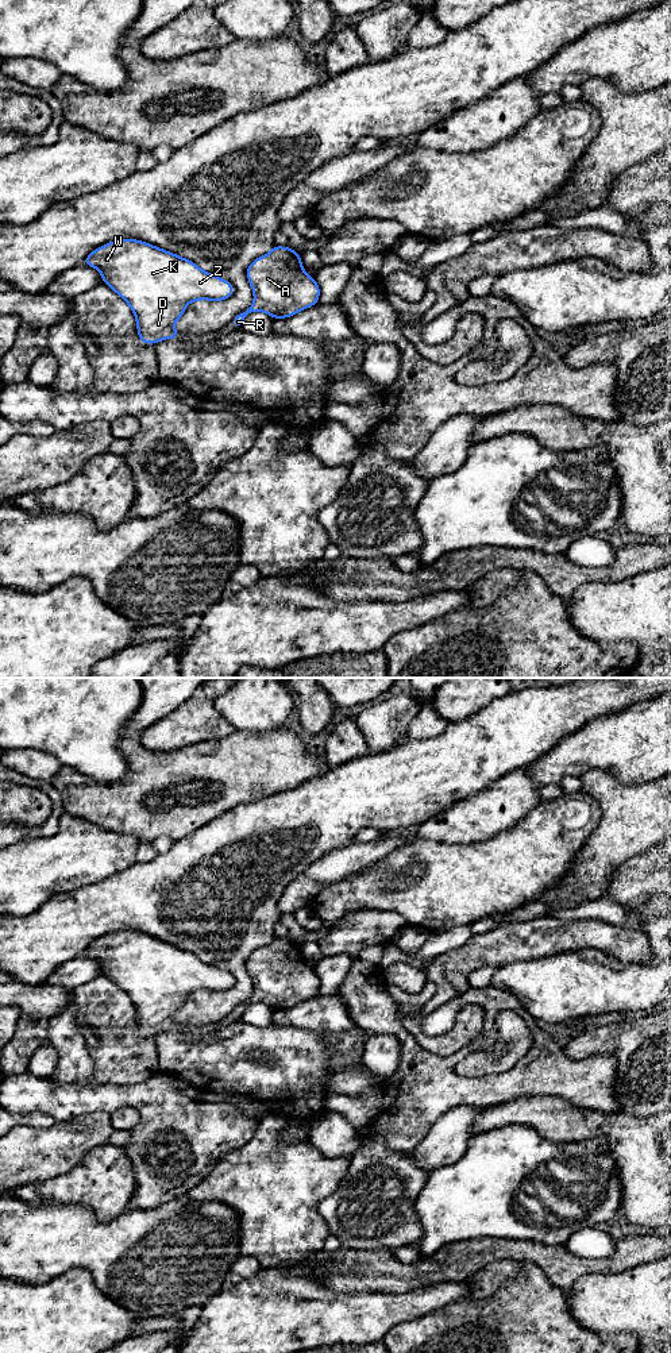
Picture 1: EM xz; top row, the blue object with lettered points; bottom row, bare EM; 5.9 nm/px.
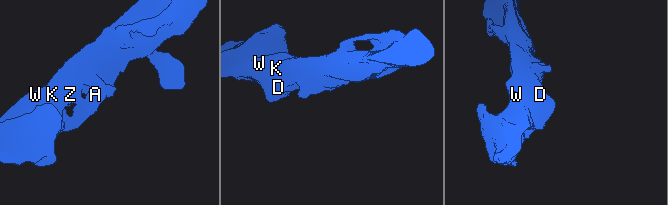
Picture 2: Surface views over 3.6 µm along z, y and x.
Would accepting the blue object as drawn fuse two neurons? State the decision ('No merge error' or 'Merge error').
No merge error

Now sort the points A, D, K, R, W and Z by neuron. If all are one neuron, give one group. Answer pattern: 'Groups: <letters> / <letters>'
Groups: A D K R W Z

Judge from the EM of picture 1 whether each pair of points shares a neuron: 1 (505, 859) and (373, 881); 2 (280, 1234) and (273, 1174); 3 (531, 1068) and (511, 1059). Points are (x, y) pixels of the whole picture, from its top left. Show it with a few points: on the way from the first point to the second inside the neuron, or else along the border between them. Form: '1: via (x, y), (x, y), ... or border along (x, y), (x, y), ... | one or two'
1: via (473, 881), (405, 881) | one
2: via (278, 1219), (278, 1213), (274, 1209), (274, 1188) | one
3: border along (531, 1032), (529, 1049), (511, 1068), (489, 1074) | two

